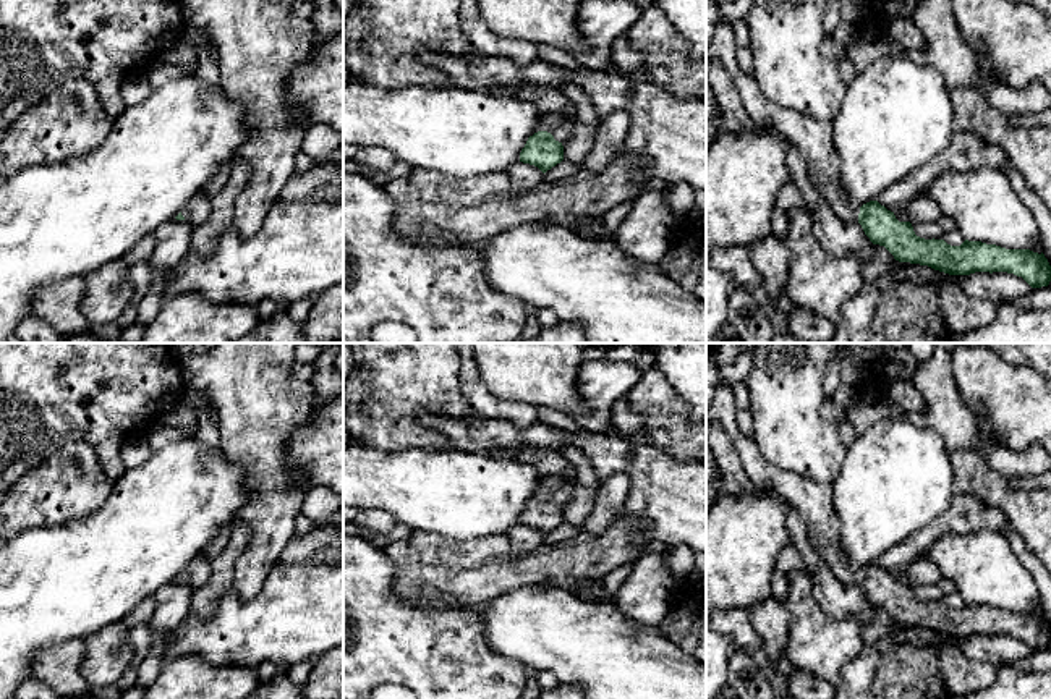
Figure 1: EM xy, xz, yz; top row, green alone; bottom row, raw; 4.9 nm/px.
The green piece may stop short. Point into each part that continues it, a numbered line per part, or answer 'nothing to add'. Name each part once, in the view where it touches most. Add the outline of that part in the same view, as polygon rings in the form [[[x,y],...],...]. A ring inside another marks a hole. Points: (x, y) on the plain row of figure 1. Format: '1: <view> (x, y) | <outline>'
1: xz (561, 489) | [[[549,476],[541,482],[541,494],[547,494],[559,505],[567,505],[573,492],[573,479]]]

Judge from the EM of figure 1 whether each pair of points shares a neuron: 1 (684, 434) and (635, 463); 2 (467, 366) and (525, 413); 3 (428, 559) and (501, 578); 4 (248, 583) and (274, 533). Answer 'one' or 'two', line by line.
1: two
2: one
3: one
4: one

